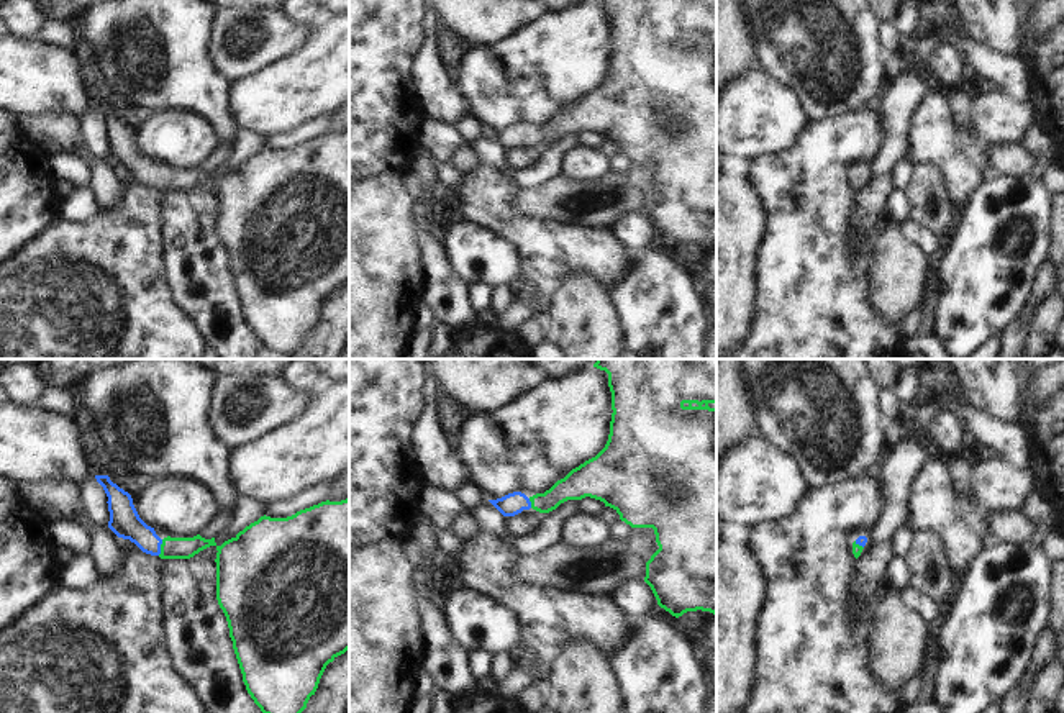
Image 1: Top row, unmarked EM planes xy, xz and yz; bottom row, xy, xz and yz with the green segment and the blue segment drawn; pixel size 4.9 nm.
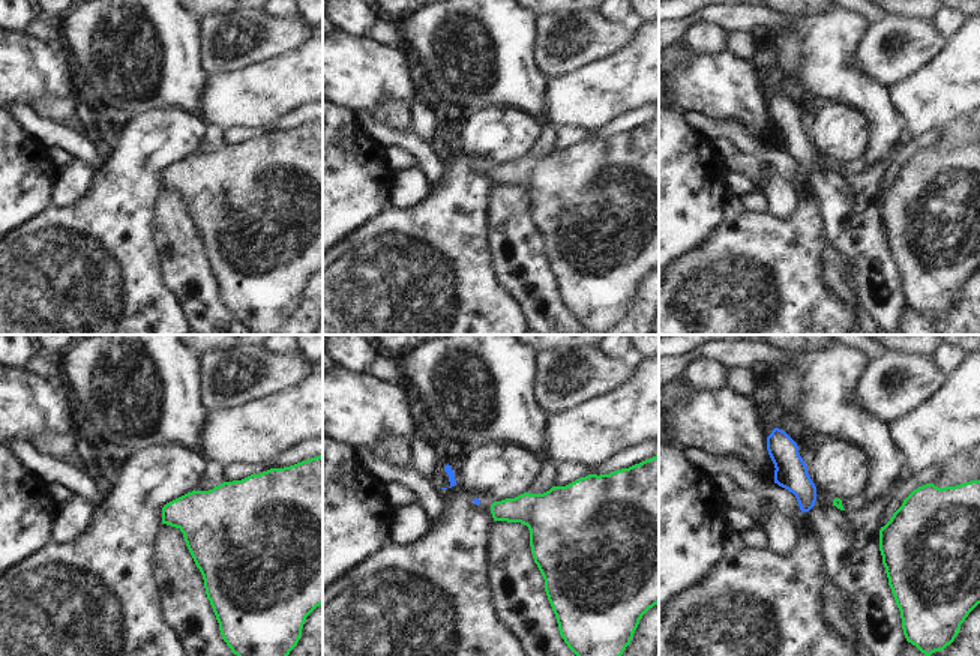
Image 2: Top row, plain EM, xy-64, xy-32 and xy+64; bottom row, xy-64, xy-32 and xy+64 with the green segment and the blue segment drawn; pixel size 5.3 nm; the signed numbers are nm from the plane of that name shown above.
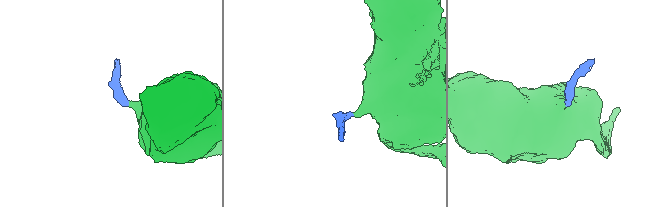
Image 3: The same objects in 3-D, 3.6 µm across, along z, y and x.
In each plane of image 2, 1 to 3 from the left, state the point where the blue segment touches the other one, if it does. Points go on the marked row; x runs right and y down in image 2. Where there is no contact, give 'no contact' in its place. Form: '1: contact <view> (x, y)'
1: no contact
2: no contact
3: no contact

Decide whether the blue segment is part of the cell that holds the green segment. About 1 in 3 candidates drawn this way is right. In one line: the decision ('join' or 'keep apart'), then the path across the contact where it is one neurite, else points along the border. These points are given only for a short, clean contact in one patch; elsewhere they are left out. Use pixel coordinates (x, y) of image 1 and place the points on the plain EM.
join; way xy (172, 181), (161, 181), (150, 176), (125, 154)

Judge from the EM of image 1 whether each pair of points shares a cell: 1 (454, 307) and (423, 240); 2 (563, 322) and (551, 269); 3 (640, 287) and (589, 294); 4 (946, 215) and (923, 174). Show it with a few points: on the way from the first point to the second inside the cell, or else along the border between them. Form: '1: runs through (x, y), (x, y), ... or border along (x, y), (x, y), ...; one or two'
1: runs through (445, 290), (436, 277), (431, 256); one
2: border along (592, 276), (569, 272), (548, 286); two
3: border along (609, 289), (609, 302), (618, 328); two
4: runs through (940, 205), (928, 184); one

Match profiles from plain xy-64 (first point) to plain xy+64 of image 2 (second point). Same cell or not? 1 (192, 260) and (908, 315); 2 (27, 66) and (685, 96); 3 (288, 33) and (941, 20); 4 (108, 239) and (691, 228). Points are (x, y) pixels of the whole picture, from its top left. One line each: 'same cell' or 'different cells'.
1: different cells
2: same cell
3: different cells
4: different cells

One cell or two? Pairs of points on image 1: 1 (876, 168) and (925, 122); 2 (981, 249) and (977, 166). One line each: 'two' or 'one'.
1: two
2: two

